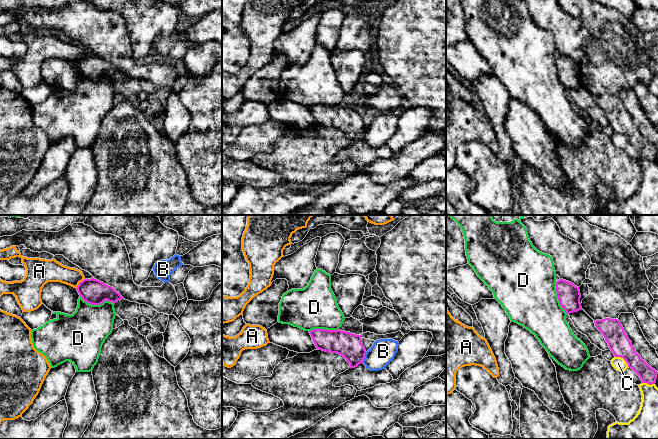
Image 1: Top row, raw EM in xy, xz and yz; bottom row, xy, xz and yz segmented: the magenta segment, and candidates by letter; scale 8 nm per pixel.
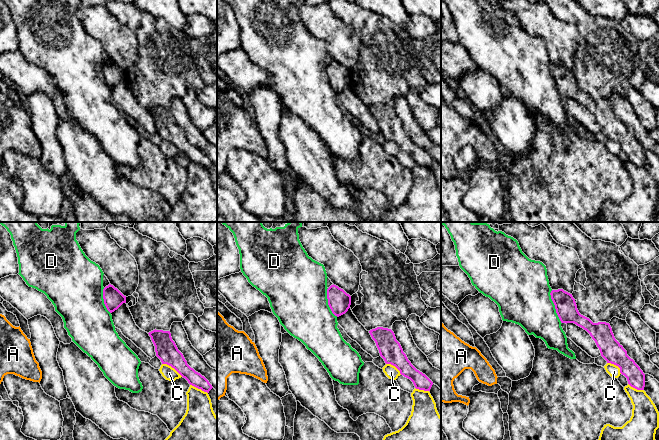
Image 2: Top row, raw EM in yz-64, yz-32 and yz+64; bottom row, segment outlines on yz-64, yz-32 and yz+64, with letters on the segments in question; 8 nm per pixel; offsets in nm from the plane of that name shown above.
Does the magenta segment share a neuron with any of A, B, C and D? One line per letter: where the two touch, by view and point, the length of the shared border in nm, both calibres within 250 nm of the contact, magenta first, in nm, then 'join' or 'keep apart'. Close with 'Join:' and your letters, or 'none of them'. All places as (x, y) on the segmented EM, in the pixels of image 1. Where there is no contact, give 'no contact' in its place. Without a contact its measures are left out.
A: xy (79, 283) | 110 nm | 200/180 nm | keep apart
B: xz (364, 357) | 90 nm | 200/200 nm | keep apart
C: yz (623, 358) | 140 nm | 180/100 nm | keep apart
D: xy (97, 304) | 280 nm | 200/360 nm | keep apart
Join: none of them

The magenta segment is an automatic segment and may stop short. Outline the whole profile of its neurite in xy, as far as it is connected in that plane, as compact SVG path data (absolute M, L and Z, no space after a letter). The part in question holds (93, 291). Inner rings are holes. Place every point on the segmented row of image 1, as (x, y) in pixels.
M94 278L84 279L76 289L82 299L92 305L100 305L105 300L115 304L124 299L113 287Z

